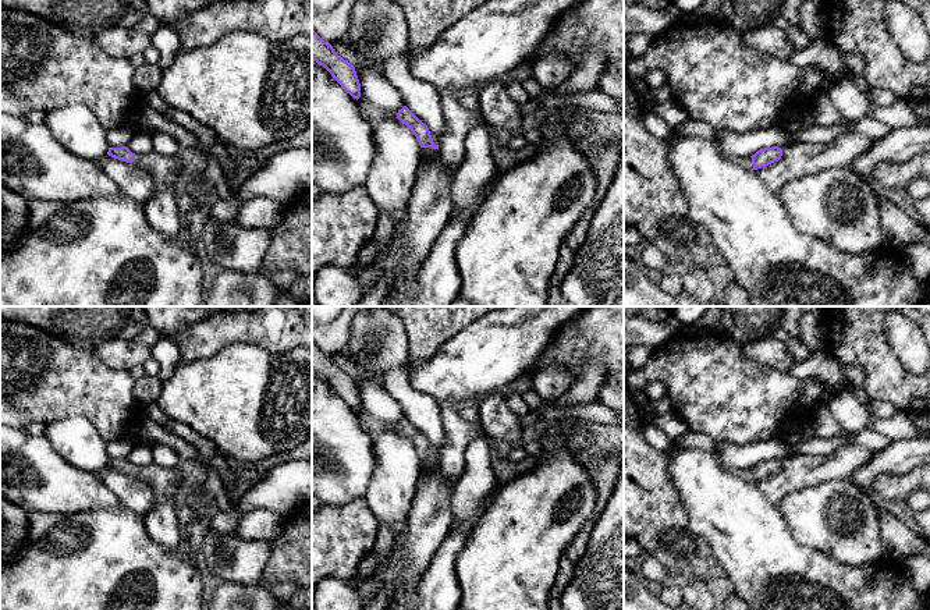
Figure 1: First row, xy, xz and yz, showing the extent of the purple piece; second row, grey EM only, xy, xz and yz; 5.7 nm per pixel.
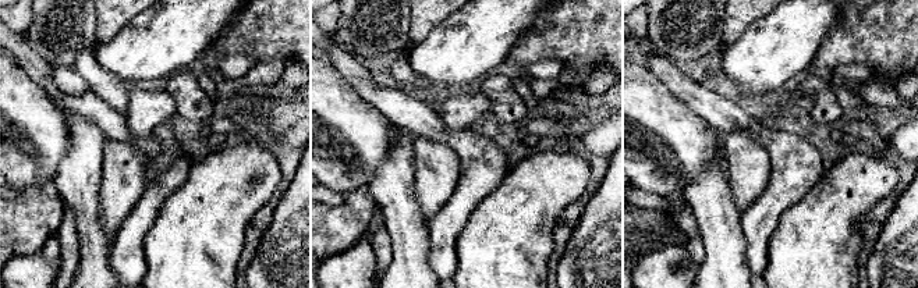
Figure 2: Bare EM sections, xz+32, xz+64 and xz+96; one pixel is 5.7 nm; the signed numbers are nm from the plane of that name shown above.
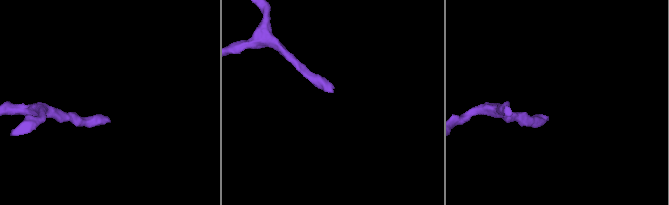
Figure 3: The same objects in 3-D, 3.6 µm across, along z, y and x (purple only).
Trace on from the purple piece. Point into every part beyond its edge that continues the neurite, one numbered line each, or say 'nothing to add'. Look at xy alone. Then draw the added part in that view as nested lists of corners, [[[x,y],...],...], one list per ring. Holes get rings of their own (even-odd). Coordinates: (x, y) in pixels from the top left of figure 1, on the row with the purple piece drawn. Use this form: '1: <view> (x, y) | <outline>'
1: xy (162, 212) | [[[152,150],[146,155],[136,155],[132,164],[148,171],[155,182],[155,195],[143,203],[150,227],[167,240],[177,238],[181,221],[174,191],[178,175],[175,156],[163,156]]]

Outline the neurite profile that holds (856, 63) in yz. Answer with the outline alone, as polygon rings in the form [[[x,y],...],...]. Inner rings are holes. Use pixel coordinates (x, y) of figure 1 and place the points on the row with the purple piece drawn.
[[[838,50],[841,60],[859,77],[865,77],[865,58],[859,54],[848,54]]]

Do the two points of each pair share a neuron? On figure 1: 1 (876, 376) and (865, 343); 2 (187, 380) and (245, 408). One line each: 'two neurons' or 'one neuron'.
1: one neuron
2: one neuron

